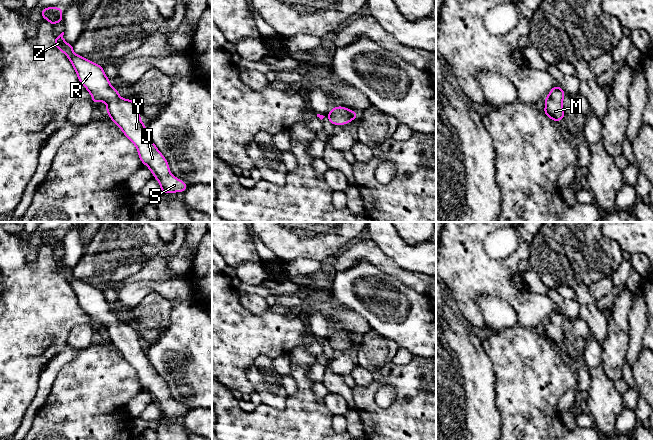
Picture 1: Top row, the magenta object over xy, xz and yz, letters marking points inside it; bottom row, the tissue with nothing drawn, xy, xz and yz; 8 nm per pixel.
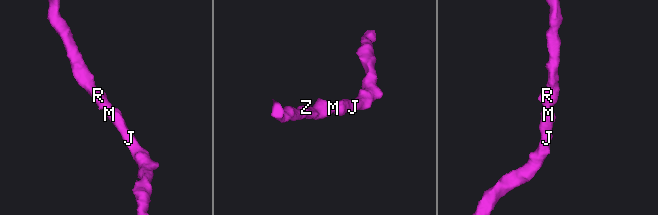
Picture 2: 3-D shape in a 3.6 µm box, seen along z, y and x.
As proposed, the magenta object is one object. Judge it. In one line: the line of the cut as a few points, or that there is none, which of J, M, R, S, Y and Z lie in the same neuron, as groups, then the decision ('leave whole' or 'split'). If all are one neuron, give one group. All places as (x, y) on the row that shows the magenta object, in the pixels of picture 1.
no cut; J M R S Y Z; leave whole

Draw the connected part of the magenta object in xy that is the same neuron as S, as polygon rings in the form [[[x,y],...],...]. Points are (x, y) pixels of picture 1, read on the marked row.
[[[64,32],[55,37],[55,46],[62,51],[73,65],[80,83],[92,96],[92,101],[105,102],[110,119],[122,130],[136,146],[140,160],[152,172],[165,194],[183,192],[188,186],[174,177],[165,157],[151,141],[146,126],[140,119],[140,112],[133,100],[123,99],[114,89],[103,67],[73,52],[73,45],[63,39]]]

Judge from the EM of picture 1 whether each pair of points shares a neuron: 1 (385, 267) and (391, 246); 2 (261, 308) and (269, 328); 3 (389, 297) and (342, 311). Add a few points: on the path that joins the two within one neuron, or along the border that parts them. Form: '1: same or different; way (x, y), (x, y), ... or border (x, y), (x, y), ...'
1: different; border (372, 240), (400, 267), (408, 270)
2: different; border (241, 305), (257, 315), (269, 312)
3: different; border (341, 305), (358, 312), (368, 324)

